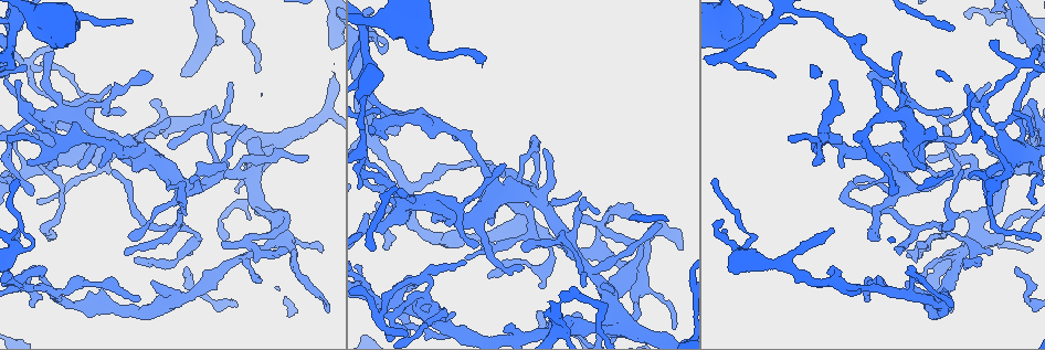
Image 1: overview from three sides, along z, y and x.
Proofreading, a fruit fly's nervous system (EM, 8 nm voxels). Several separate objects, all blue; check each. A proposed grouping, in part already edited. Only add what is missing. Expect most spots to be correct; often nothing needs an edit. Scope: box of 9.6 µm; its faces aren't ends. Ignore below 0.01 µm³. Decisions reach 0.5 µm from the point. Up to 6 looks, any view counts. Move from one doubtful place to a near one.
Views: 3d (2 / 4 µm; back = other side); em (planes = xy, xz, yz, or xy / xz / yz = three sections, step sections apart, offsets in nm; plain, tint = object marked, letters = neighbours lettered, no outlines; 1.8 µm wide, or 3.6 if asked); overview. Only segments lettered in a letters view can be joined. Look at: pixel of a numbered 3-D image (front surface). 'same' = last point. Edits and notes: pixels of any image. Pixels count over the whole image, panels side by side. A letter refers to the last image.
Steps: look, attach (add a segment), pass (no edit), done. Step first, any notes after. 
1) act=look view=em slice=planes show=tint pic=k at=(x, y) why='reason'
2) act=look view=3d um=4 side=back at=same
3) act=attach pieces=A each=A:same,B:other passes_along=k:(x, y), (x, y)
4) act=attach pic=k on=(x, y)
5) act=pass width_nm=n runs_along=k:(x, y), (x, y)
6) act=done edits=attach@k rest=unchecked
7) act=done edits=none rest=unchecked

act=look view=3d um=4 pic=1 at=(1022, 150) why='abrupt turn'

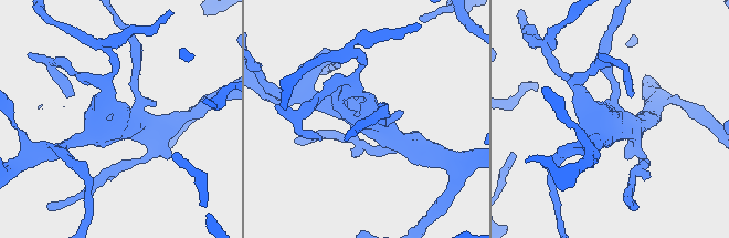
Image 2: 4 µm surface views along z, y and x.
act=look view=em slice=xz step=8 show=tint pic=2 at=(613, 120) arms=4 why='shape alone is not enough'

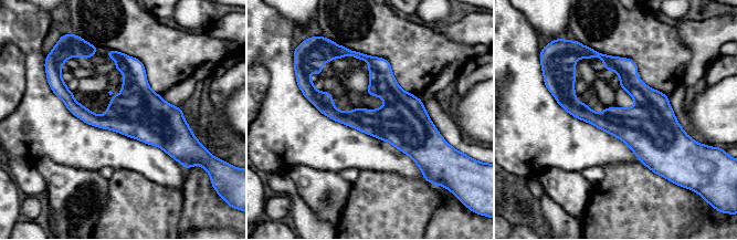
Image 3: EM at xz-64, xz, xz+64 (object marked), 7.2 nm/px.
act=look view=em slice=planes show=letters at=same

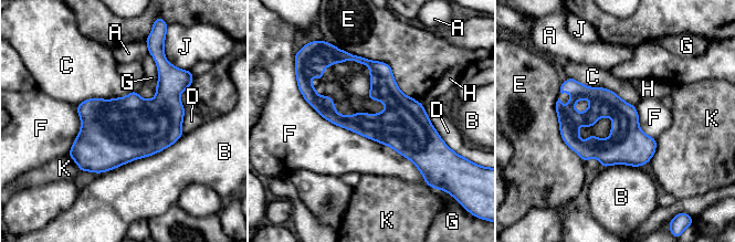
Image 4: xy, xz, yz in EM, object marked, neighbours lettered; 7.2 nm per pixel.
act=pass longest_contact=F:1100nm each=A:other,B:other,C:other,D:other,E:other,F:other,G:other,H:other,J:other,K:other border=4:(301, 92), (423, 177) found='none of them fits'

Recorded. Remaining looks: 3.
act=look view=3d um=2 pic=1 at=(950, 148) why='tapers out'

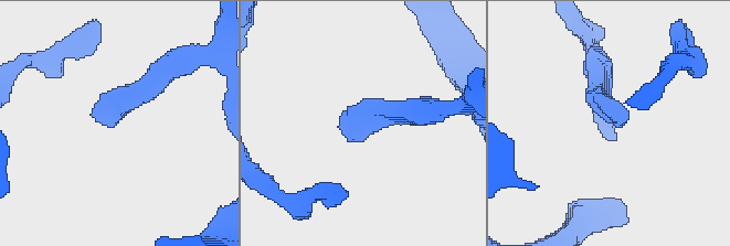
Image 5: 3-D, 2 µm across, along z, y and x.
act=look view=em slice=xy step=4 show=letters pic=5 at=(339, 129)

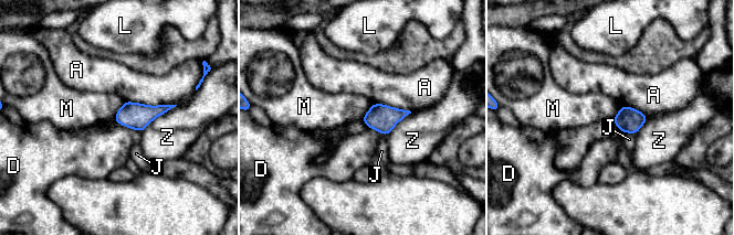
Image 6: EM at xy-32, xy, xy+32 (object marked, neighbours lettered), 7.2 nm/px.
act=pass each=A:other,D:other,J:other,L:other,M:other,Z:other border=6:(125, 102), (113, 118) found='none of them fits'

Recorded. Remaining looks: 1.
act=done edits=none rest=unchecked

